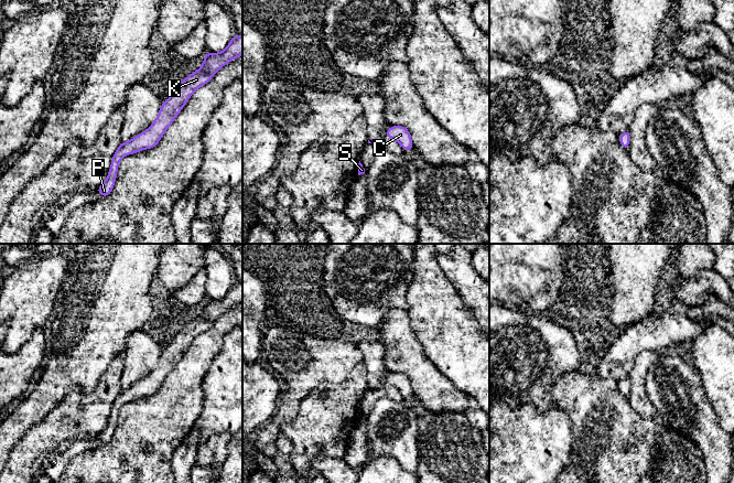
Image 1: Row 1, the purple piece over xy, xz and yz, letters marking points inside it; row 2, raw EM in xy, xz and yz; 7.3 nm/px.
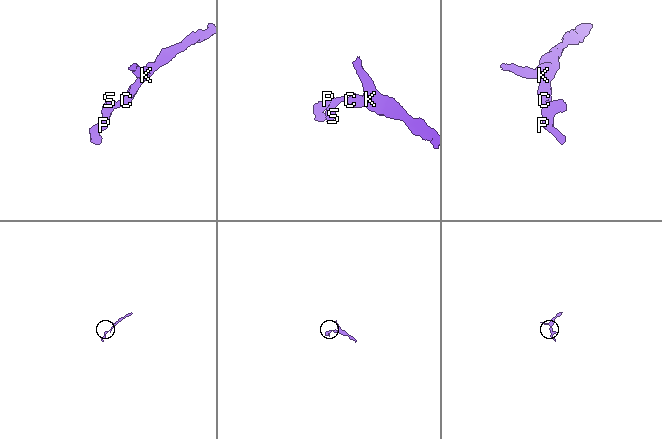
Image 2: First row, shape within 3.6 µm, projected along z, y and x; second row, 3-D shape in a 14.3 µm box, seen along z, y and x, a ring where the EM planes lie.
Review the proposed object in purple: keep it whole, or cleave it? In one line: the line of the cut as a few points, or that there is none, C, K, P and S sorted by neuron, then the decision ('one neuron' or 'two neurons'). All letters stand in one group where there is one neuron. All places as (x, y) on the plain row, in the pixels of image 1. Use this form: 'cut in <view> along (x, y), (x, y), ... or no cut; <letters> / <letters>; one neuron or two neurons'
no cut; C K P S; one neuron

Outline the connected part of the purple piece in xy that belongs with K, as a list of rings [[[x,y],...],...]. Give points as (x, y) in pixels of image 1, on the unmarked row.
[[[235,281],[229,291],[220,300],[206,300],[203,312],[184,325],[172,342],[162,350],[156,366],[142,380],[128,389],[121,389],[116,397],[106,428],[97,436],[102,444],[108,443],[115,432],[120,407],[144,396],[152,396],[161,387],[166,376],[183,356],[192,341],[208,330],[213,322],[228,309],[242,302],[242,283]]]

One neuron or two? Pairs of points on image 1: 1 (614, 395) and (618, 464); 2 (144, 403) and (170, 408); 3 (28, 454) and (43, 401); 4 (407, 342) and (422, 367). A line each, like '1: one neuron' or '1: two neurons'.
1: one neuron
2: two neurons
3: two neurons
4: one neuron

